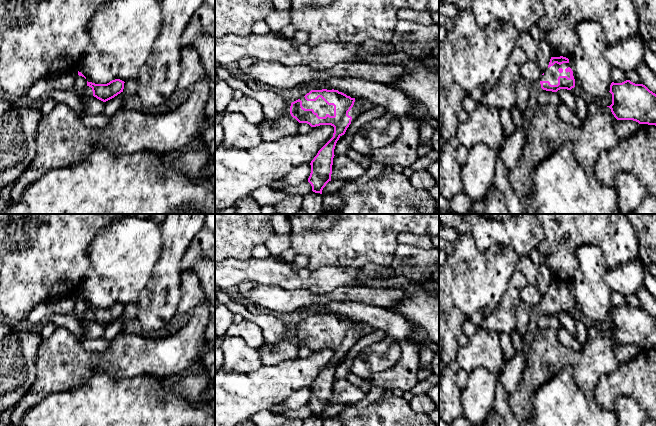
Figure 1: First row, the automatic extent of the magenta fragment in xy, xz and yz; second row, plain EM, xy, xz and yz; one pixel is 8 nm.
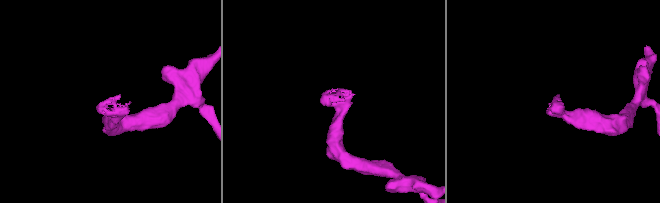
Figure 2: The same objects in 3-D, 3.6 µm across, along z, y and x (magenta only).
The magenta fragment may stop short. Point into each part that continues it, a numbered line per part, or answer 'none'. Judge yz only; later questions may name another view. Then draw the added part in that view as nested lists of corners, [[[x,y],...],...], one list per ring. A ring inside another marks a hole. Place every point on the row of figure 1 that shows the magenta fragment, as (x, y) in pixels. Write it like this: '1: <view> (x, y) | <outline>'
1: yz (551, 74) | [[[555,63],[543,72],[544,74],[540,77],[539,81],[549,81],[551,85],[557,85],[559,76],[567,76],[570,78],[570,72],[565,71],[568,67],[570,67],[569,63],[563,63],[561,65]]]

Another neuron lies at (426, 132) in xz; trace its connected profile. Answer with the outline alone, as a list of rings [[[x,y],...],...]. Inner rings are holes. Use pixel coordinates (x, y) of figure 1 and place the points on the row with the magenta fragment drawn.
[[[422,122],[420,126],[420,132],[419,132],[419,143],[426,143],[430,142],[431,138],[434,134],[434,127],[431,125]]]

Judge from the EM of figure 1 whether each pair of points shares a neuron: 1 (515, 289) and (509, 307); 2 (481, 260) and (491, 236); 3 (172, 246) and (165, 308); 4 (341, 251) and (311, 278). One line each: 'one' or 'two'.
1: one
2: two
3: one
4: two

